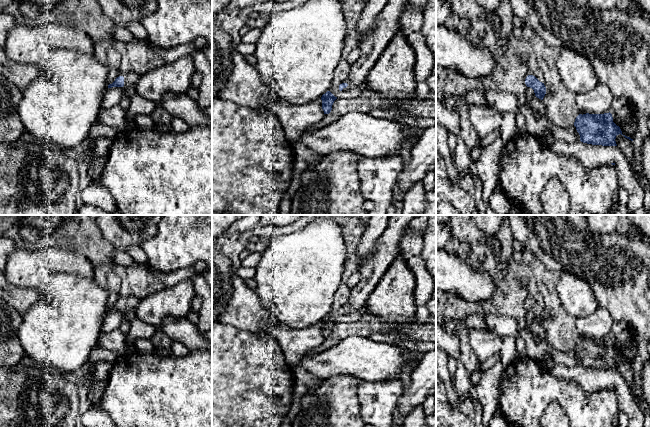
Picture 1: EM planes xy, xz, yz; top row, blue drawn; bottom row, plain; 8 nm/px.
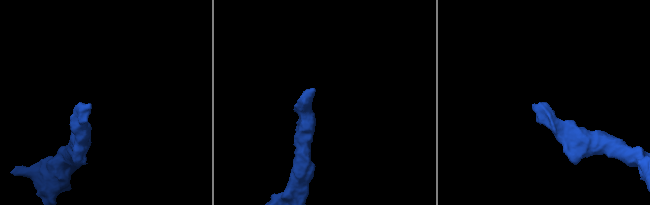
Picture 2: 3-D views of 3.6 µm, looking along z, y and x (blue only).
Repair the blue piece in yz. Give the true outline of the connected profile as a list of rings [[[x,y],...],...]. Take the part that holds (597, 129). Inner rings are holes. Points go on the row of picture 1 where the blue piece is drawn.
[[[579,114],[574,122],[577,132],[580,135],[580,141],[592,145],[602,145],[602,146],[617,146],[616,136],[622,134],[619,126],[613,122],[612,114]]]

